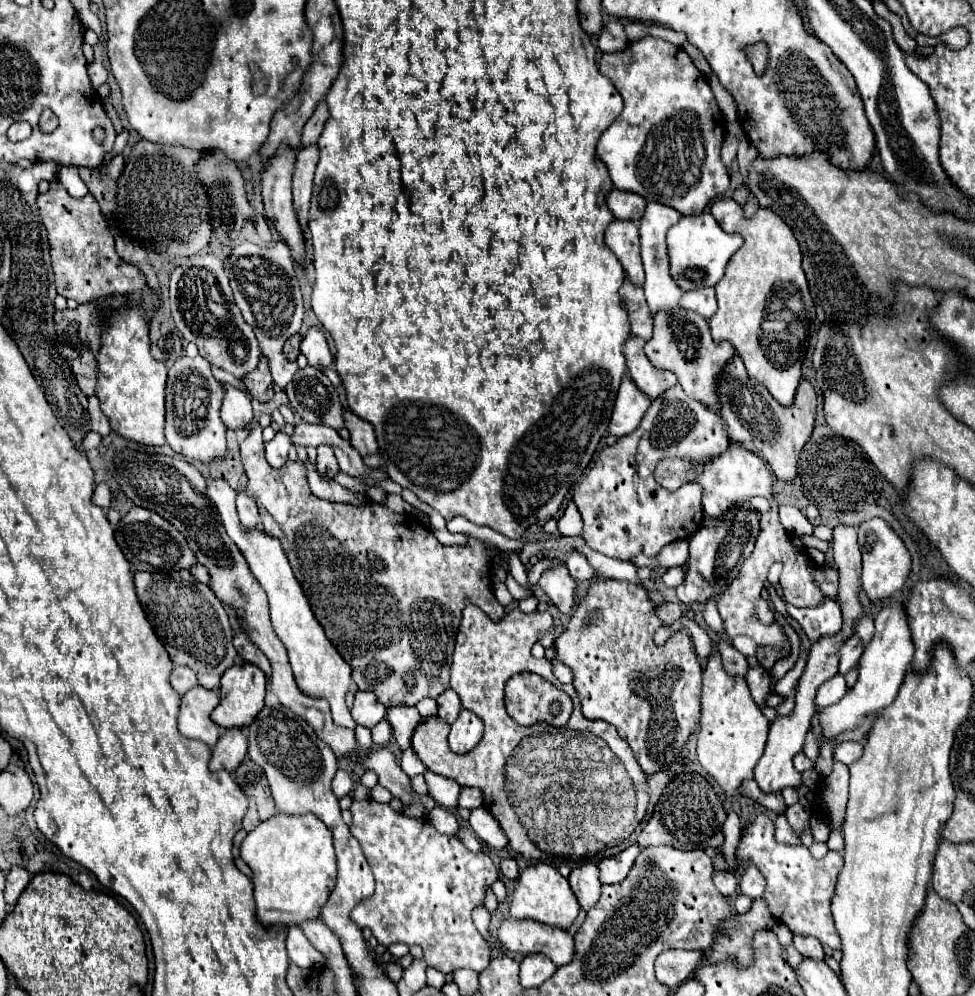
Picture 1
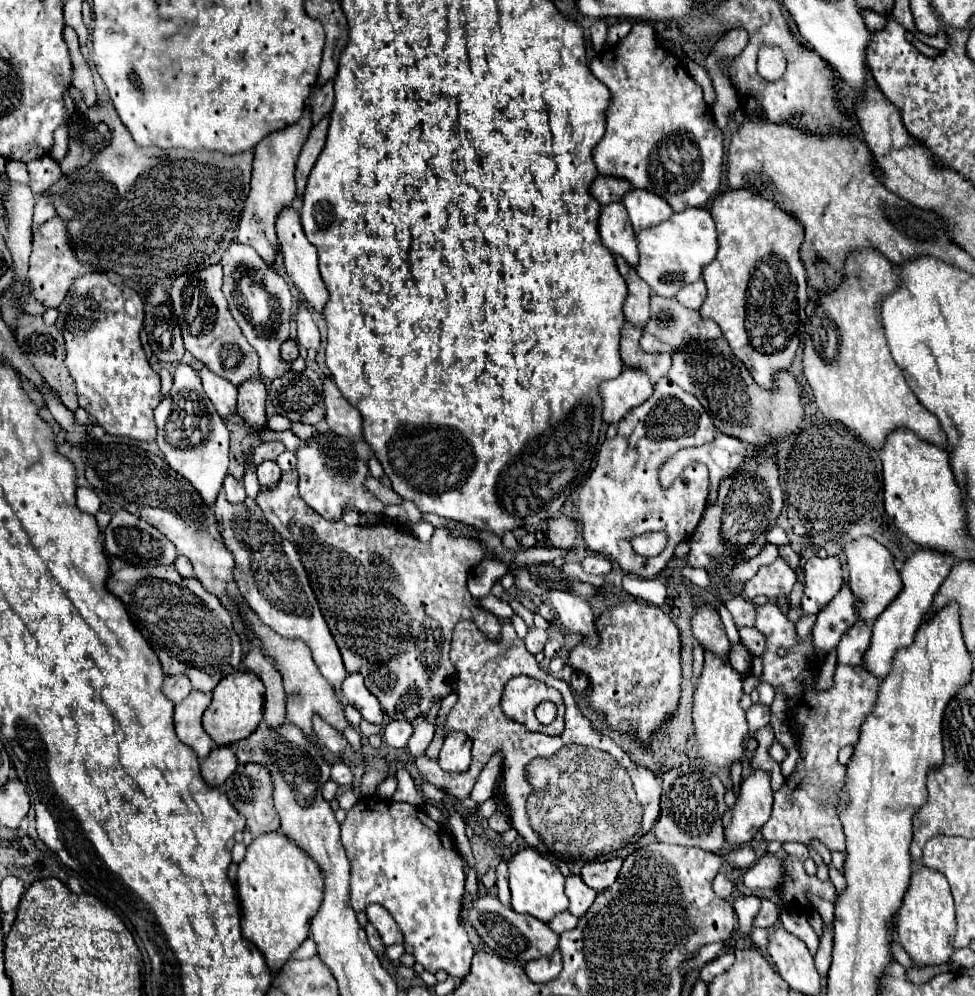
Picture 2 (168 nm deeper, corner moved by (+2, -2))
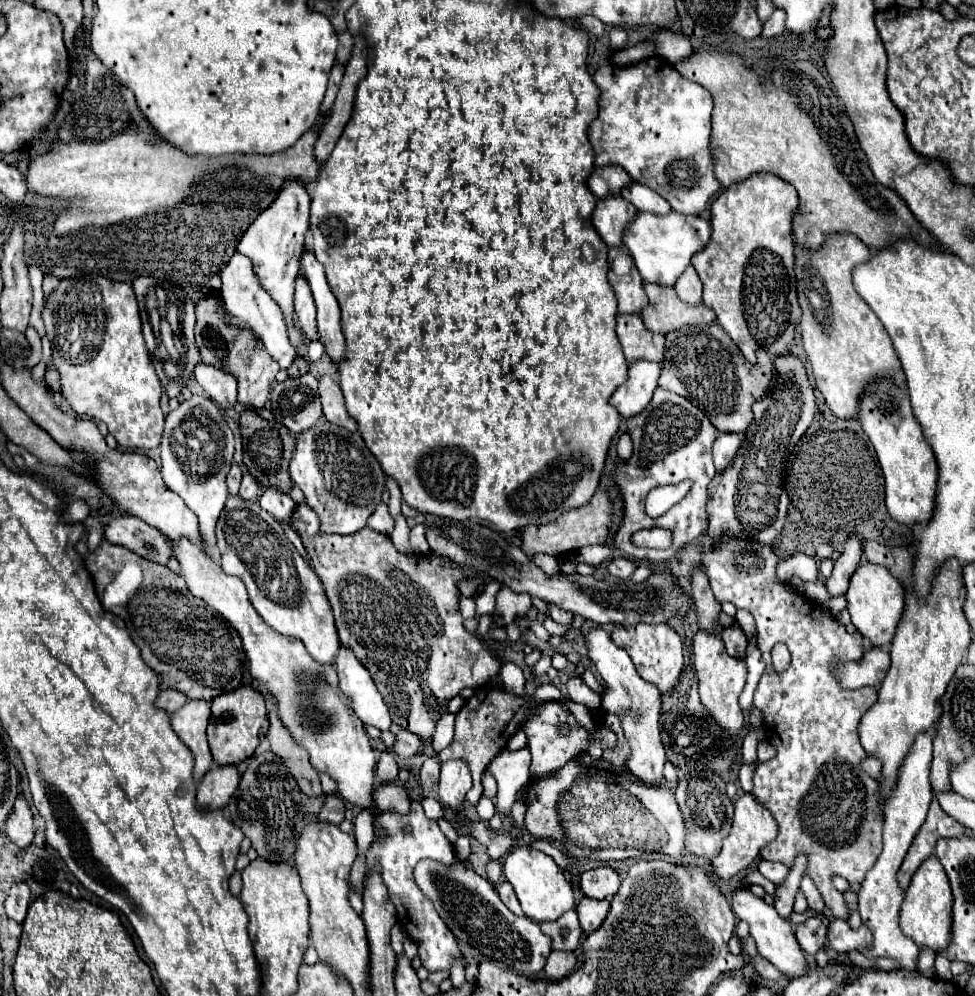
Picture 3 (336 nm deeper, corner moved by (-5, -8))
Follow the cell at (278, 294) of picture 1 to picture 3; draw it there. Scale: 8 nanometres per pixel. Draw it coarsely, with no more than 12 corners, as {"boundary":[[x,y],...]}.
{"boundary":[[249,258],[221,270],[225,308],[249,322],[283,370],[289,346],[281,308],[257,286]]}

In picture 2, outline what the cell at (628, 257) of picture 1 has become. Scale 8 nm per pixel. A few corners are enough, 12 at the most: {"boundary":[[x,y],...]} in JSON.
{"boundary":[[622,202],[602,206],[602,244],[632,268],[638,246]]}

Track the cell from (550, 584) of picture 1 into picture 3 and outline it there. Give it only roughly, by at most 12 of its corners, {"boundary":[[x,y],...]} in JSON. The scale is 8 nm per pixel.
{"boundary":[[601,628],[589,658],[607,684],[603,708],[621,716],[629,772],[663,786],[661,692]]}

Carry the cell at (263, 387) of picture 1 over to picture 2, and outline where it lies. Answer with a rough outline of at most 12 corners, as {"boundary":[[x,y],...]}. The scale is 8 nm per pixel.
{"boundary":[[260,378],[238,386],[238,414],[256,430],[266,424],[268,392]]}

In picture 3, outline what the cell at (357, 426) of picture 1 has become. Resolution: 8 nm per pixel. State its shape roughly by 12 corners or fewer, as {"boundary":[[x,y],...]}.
{"boundary":[[331,376],[319,378],[323,416],[357,430],[345,410],[339,384]]}

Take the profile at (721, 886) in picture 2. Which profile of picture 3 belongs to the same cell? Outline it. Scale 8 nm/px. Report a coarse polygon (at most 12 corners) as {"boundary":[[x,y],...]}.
{"boundary":[[739,888],[731,908],[763,958],[791,980],[809,968],[793,928]]}

